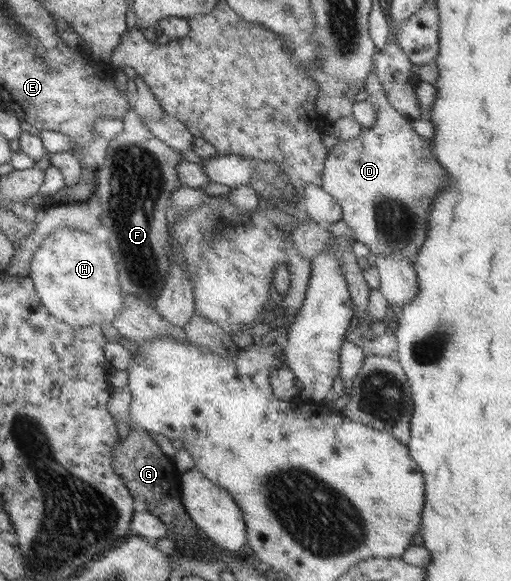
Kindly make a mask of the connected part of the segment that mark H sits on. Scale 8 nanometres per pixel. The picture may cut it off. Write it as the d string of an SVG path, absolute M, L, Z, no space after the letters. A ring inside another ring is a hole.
M57 227L31 257L28 277L46 311L71 328L111 325L124 306L125 294L118 281L118 270L111 249L88 231Z

